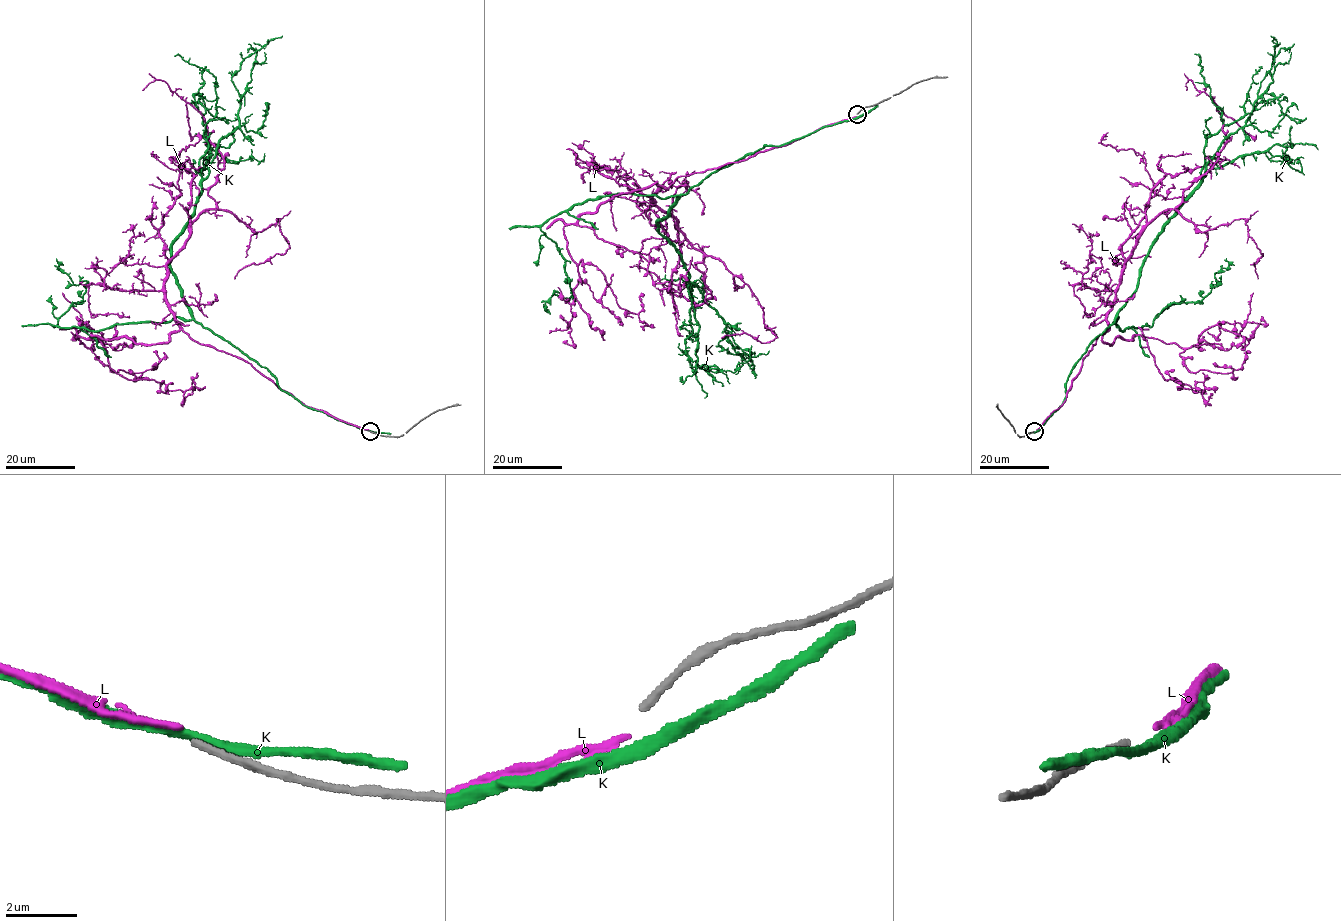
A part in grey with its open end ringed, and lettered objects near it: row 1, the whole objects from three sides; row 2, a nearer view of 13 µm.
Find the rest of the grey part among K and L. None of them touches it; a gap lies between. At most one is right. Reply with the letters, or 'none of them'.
none of them

